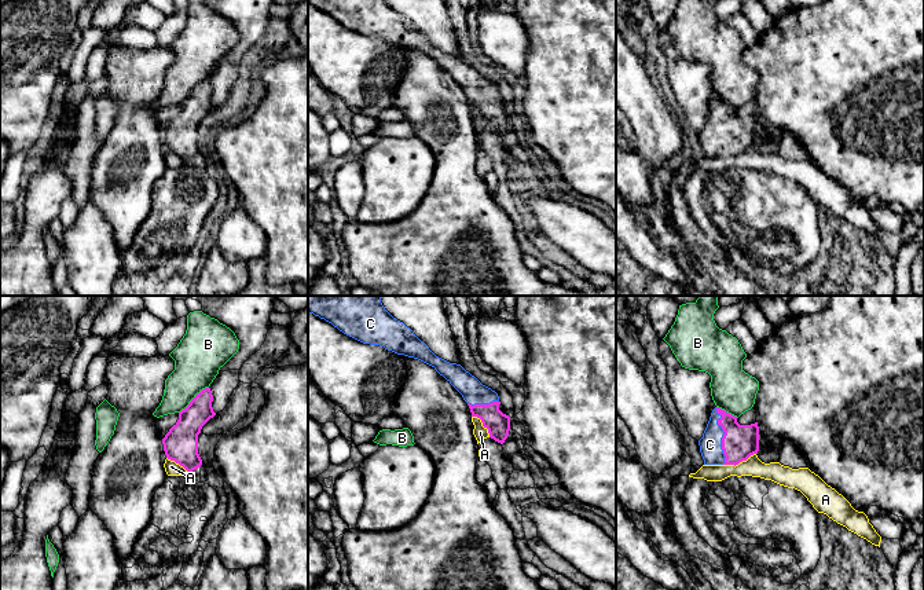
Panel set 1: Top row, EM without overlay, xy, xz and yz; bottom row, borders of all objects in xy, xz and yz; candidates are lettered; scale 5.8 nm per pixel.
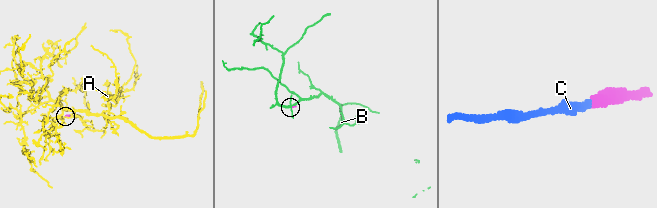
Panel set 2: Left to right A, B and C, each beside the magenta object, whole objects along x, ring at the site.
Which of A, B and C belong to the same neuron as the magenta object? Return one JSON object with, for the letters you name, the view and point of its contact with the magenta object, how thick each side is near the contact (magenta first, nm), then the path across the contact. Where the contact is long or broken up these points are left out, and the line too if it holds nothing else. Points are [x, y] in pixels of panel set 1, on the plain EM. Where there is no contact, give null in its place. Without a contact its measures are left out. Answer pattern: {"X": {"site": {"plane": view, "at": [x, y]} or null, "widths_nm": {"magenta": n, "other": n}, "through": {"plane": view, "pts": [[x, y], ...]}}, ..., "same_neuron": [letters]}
{"C": {"site": {"plane": "yz", "at": [723, 128]}, "widths_nm": {"magenta": 200, "other": 130}, "through": {"plane": "yz", "pts": [[740, 134], [729, 134], [723, 128], [715, 136], [710, 136]]}}, "same_neuron": ["C"]}

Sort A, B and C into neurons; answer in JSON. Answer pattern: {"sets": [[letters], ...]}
{"sets": [["A"], ["B"], ["C"]]}

